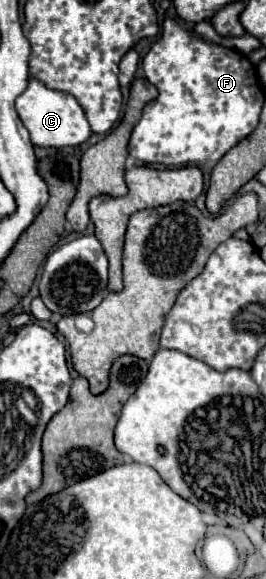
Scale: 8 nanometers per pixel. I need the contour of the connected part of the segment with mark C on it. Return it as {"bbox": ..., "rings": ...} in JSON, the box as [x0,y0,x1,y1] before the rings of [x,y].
{"bbox":[17,78,93,148],"rings":[[[35,78],[29,80],[27,90],[17,98],[17,114],[25,124],[25,128],[29,130],[31,142],[35,146],[55,146],[55,148],[79,146],[87,142],[89,136],[93,134],[83,108],[77,104],[77,100],[71,94],[51,90]]]}

